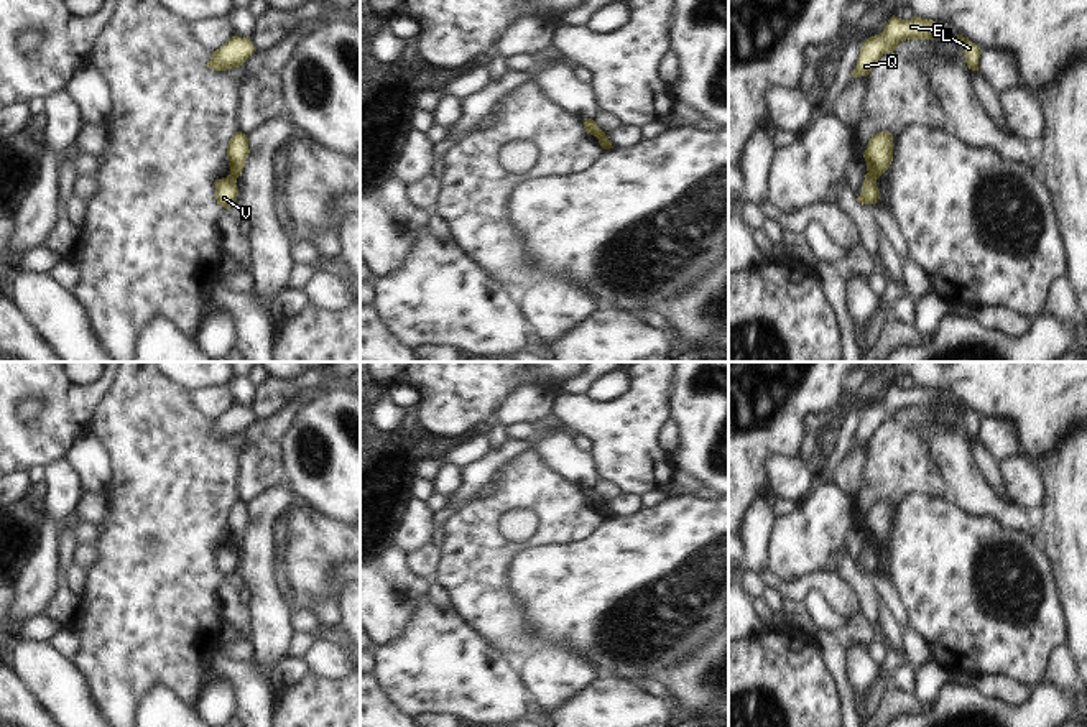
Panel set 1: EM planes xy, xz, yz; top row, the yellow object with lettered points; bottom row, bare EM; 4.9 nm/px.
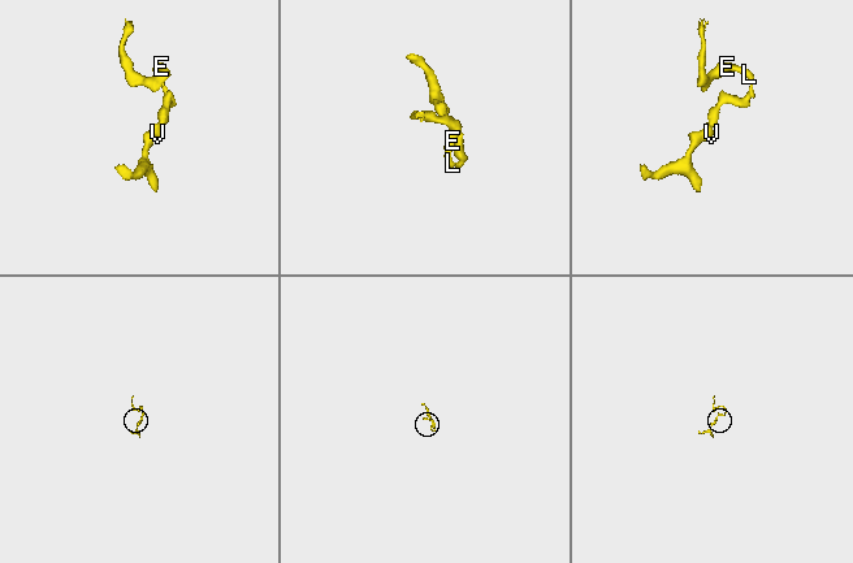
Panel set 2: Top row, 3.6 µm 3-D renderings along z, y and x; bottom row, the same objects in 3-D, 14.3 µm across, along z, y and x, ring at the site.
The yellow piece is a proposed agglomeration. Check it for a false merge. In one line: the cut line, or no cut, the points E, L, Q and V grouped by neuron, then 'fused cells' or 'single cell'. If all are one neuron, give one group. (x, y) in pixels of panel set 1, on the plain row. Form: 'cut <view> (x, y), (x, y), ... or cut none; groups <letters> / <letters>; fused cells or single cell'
cut yz (869, 540), (875, 548); groups E L Q / V; fused cells

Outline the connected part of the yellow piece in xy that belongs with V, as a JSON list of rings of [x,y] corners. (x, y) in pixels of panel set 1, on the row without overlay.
[[[232,543],[215,549],[215,567],[222,576],[229,577],[237,569],[237,564],[237,548]]]

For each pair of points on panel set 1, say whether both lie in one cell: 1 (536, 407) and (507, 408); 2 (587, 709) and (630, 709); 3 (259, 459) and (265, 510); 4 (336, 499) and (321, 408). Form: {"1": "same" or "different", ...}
{"1": "same", "2": "same", "3": "different", "4": "same"}

